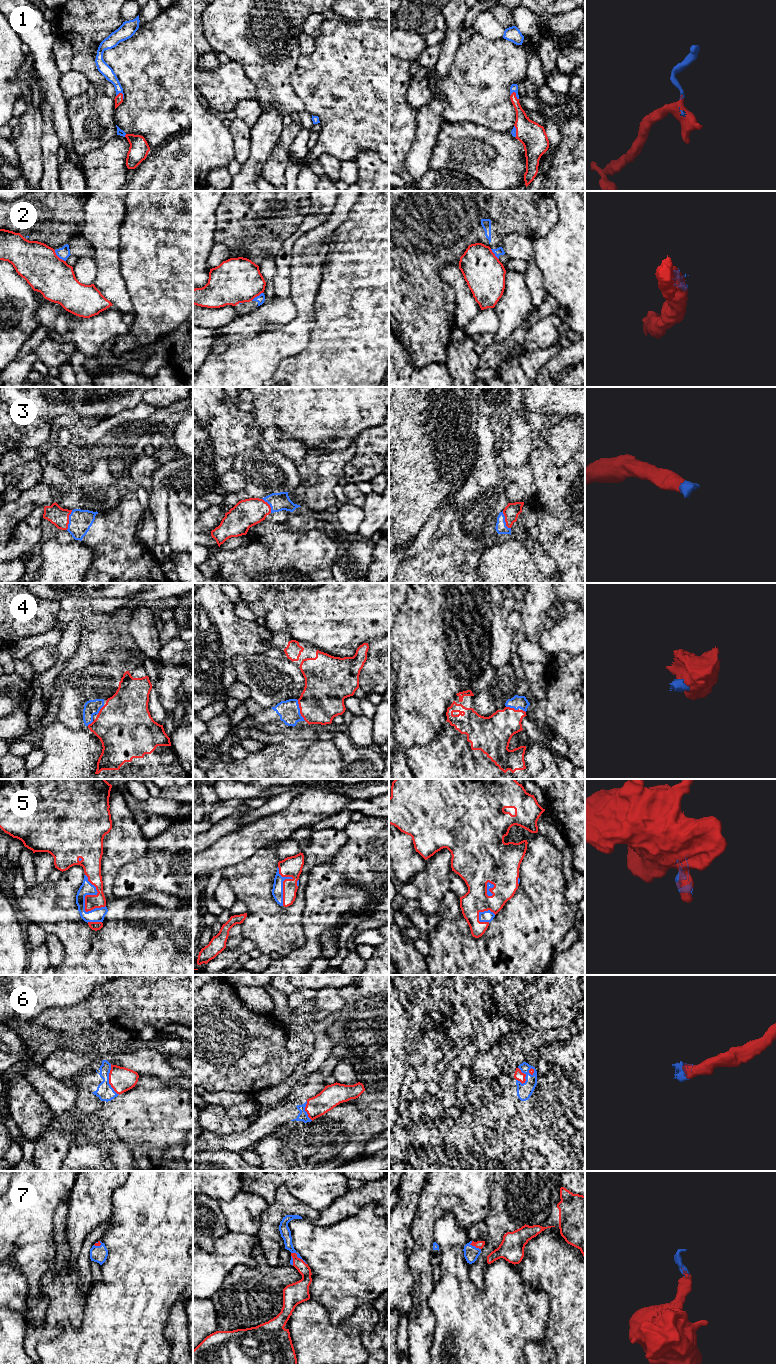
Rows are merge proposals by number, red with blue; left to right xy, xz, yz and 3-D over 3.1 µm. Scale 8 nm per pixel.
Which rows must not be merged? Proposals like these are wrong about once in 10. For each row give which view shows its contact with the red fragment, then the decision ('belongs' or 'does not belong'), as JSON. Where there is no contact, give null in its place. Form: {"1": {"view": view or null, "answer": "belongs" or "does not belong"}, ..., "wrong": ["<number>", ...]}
{"1": {"view": "yz", "answer": "belongs"}, "2": {"view": "xy", "answer": "does not belong"}, "3": {"view": "xy", "answer": "belongs"}, "4": {"view": "xz", "answer": "belongs"}, "5": {"view": "xy", "answer": "belongs"}, "6": {"view": "xy", "answer": "belongs"}, "7": {"view": "xz", "answer": "belongs"}, "wrong": ["2"]}

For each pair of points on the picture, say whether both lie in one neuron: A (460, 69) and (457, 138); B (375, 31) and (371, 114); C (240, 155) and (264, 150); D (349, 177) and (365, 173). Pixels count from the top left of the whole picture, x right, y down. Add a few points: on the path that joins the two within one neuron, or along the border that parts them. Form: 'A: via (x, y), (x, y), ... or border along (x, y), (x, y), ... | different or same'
A: border along (445, 121), (450, 123), (472, 122), (481, 126) | different
B: via (373, 52), (373, 88), (371, 93) | same
C: border along (249, 129), (250, 153), (242, 165) | different
D: border along (353, 161), (357, 166), (357, 180) | different

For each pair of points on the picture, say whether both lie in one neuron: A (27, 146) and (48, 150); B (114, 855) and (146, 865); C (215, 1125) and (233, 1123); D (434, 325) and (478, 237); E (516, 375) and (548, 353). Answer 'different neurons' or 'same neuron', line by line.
A: different neurons
B: different neurons
C: same neuron
D: same neuron
E: same neuron

